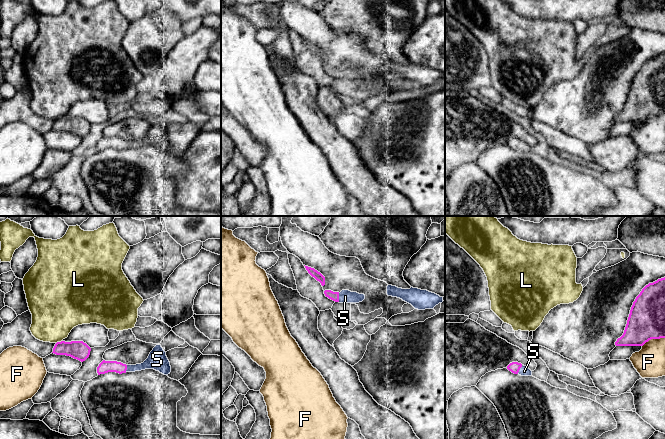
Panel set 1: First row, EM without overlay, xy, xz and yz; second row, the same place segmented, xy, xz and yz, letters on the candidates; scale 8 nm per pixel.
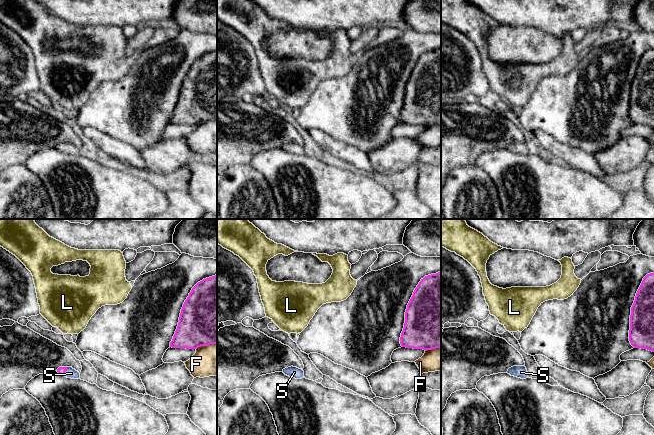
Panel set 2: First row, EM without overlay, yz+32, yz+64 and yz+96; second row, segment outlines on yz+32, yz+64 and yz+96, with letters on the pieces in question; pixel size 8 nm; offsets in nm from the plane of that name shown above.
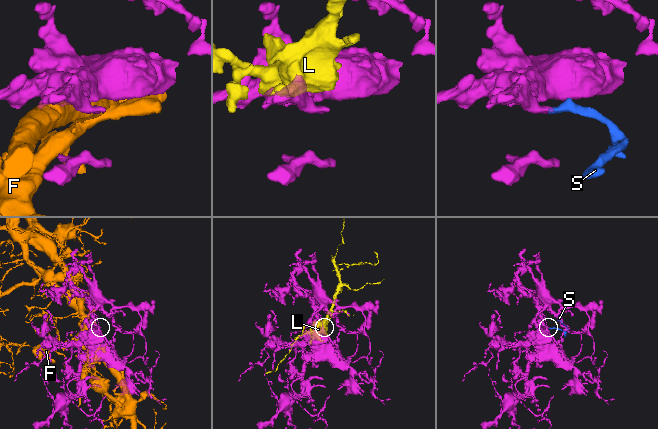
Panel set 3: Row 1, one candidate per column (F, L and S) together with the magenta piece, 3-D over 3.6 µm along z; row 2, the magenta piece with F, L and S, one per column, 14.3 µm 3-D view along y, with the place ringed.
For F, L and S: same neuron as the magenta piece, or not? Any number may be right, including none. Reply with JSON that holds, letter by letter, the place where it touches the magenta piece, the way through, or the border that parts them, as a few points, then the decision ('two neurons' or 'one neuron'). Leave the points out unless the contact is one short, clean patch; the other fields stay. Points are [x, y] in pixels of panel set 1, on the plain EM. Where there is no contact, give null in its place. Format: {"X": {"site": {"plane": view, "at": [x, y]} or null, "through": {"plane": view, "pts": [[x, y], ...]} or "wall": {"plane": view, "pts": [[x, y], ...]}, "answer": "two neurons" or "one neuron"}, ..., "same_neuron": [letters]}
{"F": {"site": {"plane": "yz", "at": [653, 114]}, "answer": "two neurons"}, "L": {"site": {"plane": "xy", "at": [59, 118]}, "answer": "two neurons"}, "S": {"site": {"plane": "xz", "at": [338, 73]}, "through": {"plane": "xz", "pts": [[334, 72], [338, 73], [345, 72]]}, "answer": "one neuron"}, "same_neuron": ["S"]}

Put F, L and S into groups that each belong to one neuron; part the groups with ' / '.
F / L / S

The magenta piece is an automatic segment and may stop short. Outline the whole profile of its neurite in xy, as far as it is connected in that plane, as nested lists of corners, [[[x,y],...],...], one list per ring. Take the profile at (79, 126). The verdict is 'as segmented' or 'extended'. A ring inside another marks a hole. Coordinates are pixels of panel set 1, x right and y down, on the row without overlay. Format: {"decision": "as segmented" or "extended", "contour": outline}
{"decision": "as segmented", "contour": [[[83,117],[57,118],[53,124],[56,131],[66,131],[81,138],[85,137],[90,131],[91,124]]]}

